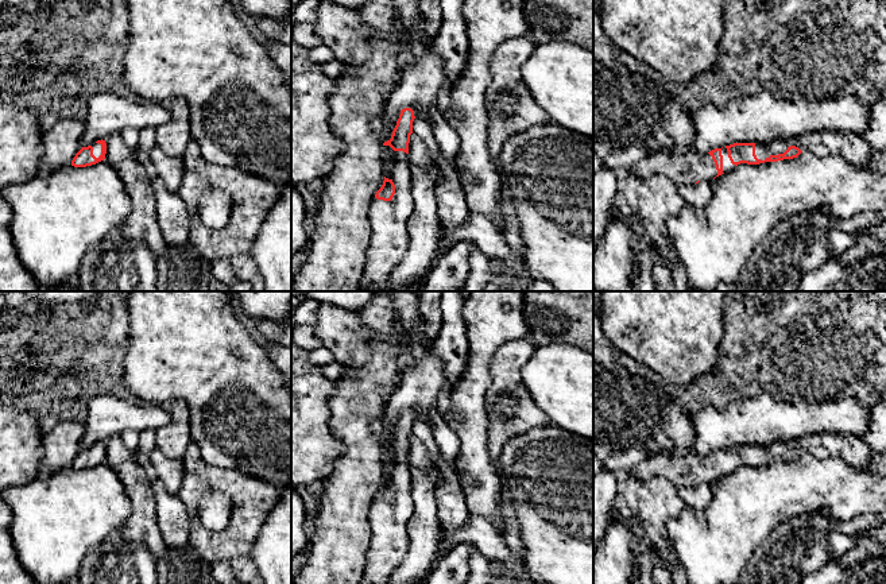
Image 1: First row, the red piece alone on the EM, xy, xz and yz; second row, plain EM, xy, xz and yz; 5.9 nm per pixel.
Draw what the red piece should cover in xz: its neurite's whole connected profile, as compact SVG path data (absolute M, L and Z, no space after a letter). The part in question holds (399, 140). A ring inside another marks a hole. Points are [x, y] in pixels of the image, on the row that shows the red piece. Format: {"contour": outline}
{"contour": "M411 108L402 109L391 139L383 143L383 146L390 146L394 150L392 178L388 179L384 177L382 187L376 192L370 205L371 237L363 276L360 279L360 291L383 291L390 272L395 268L396 263L402 260L409 245L407 218L414 209L409 143L410 135L413 134L414 119L415 116Z"}

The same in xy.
{"contour": "M97 140L92 146L82 147L71 160L74 167L86 167L96 165L105 159L107 143L105 140Z"}

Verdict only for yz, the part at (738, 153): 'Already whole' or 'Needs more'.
Needs more

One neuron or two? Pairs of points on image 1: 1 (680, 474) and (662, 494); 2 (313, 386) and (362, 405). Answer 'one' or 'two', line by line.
1: two
2: two

